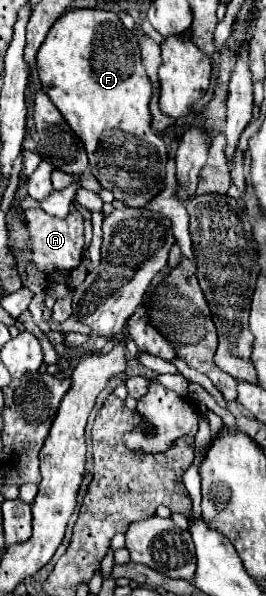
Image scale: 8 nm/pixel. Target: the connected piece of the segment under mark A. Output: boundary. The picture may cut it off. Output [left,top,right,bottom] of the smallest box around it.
[23,208,83,274]

